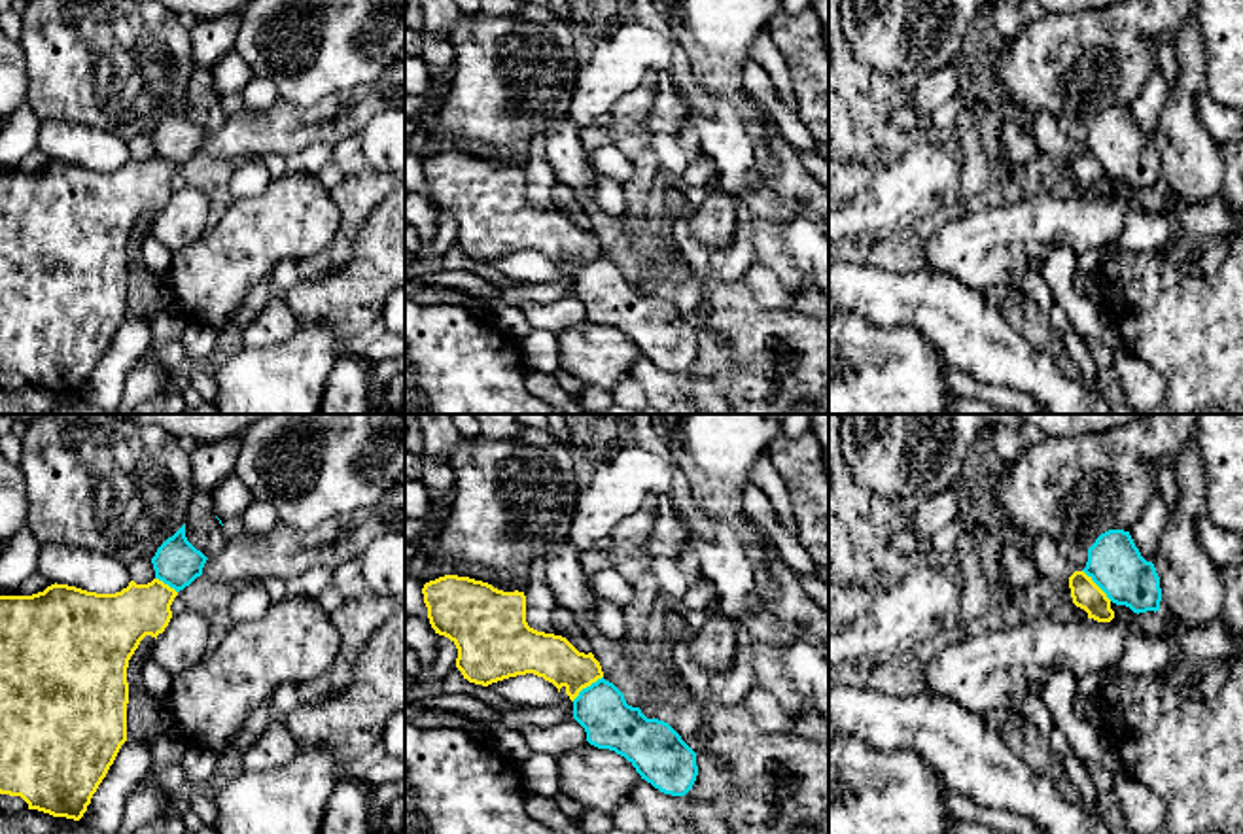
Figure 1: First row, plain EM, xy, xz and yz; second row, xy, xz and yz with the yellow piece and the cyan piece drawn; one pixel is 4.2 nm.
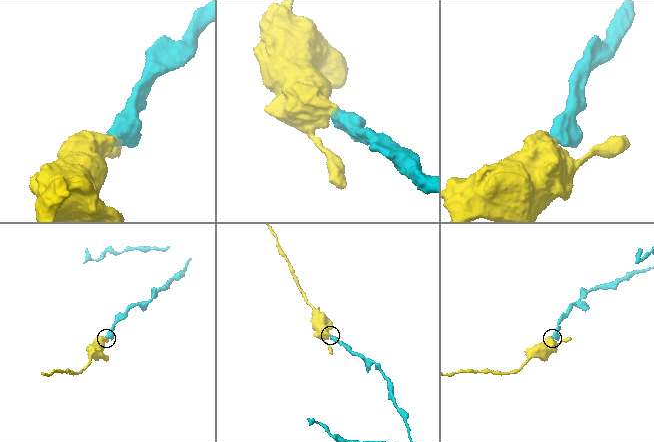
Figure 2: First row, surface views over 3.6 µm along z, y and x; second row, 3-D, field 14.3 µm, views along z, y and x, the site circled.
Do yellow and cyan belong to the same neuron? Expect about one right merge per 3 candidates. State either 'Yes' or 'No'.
No

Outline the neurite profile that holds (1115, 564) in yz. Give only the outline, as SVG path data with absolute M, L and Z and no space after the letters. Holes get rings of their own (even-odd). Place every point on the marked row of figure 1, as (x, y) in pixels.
M1109 530L1088 548L1082 569L1116 605L1133 613L1160 611L1162 588L1152 562L1135 547L1129 531Z

